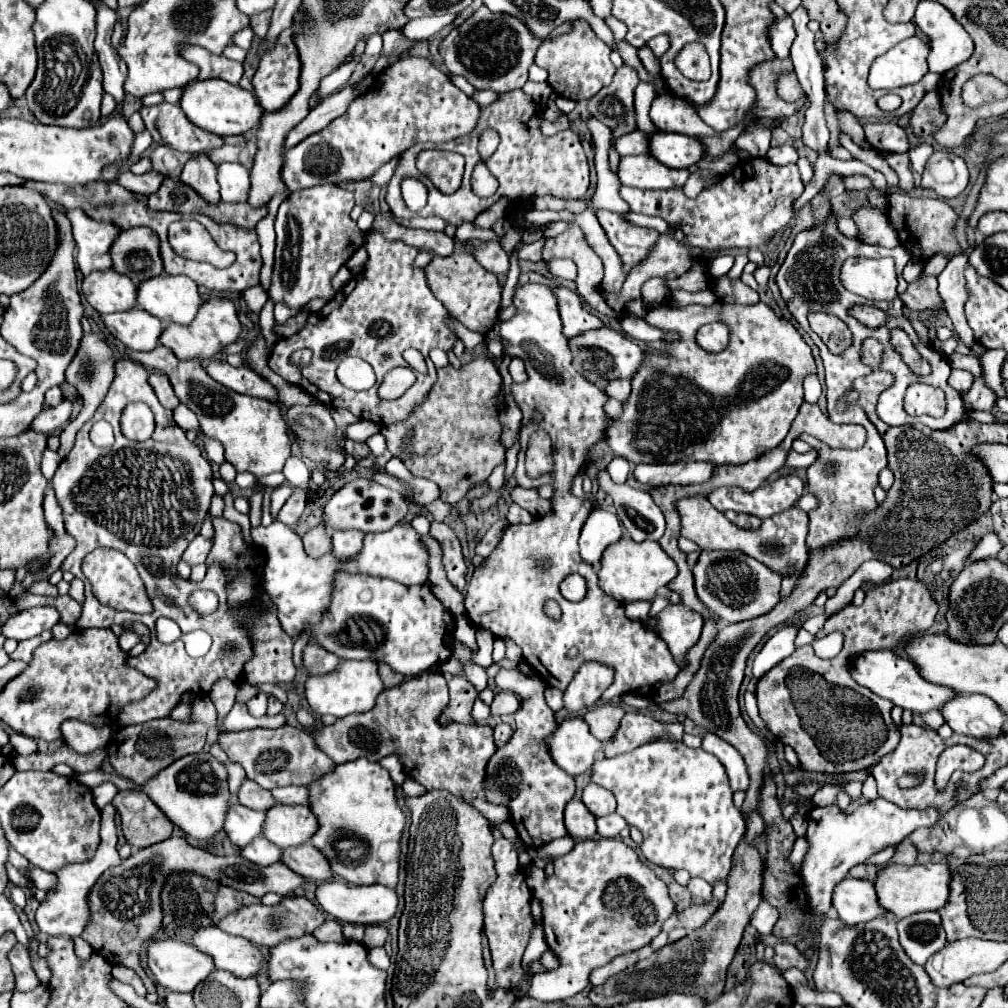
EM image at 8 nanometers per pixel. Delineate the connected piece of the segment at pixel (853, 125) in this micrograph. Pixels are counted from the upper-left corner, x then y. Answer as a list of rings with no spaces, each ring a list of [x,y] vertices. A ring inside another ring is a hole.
[[[839,113],[839,127],[843,133],[851,135],[851,139],[861,145],[863,141],[863,127],[859,125],[859,121],[851,115],[851,113]]]

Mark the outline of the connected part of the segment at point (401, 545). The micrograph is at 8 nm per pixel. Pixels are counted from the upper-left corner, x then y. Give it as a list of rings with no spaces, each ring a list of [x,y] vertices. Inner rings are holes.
[[[397,523],[393,529],[383,533],[367,533],[363,549],[355,557],[343,561],[341,571],[387,577],[403,585],[421,585],[429,577],[429,551],[421,543],[421,537],[411,523]]]

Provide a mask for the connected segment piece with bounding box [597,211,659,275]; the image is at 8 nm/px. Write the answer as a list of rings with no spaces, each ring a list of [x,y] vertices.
[[[597,211],[597,219],[599,219],[601,227],[605,229],[609,243],[619,253],[625,275],[629,275],[629,271],[635,265],[639,265],[647,259],[647,255],[651,253],[651,249],[655,247],[655,243],[659,239],[659,233],[655,229],[635,227],[635,225],[627,223],[623,219],[623,215],[619,215],[619,213]]]

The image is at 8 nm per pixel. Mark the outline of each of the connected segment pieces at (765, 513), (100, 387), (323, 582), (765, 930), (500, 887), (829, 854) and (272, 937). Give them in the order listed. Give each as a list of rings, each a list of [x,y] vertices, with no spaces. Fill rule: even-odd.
[[[787,475],[787,477],[777,477],[775,481],[759,487],[753,493],[743,493],[741,489],[719,487],[707,499],[719,511],[733,509],[739,513],[755,515],[759,519],[767,519],[781,511],[793,509],[799,497],[803,495],[803,489],[805,489],[805,483],[799,477]]]
[[[97,331],[83,333],[83,339],[81,339],[81,343],[79,343],[79,349],[77,349],[71,365],[69,365],[67,371],[65,371],[65,377],[67,377],[65,381],[79,391],[79,395],[81,395],[81,399],[83,399],[83,407],[81,407],[77,419],[73,419],[71,423],[67,423],[67,425],[63,427],[63,431],[61,431],[61,435],[59,435],[59,437],[61,437],[61,447],[59,447],[57,453],[59,453],[61,457],[65,457],[65,455],[73,449],[77,431],[93,417],[93,413],[95,413],[97,407],[101,405],[103,397],[107,395],[109,385],[111,385],[113,379],[115,379],[115,363],[117,363],[115,353],[111,351],[111,347],[107,345],[107,341],[105,341]]]
[[[273,521],[269,527],[253,527],[253,541],[265,551],[267,565],[263,573],[263,587],[269,591],[277,605],[277,617],[281,627],[291,637],[299,635],[303,629],[313,627],[321,621],[323,611],[331,605],[331,595],[335,591],[335,575],[339,573],[339,559],[331,553],[313,559],[303,551],[301,537],[287,525]]]
[[[761,901],[761,905],[757,907],[756,911],[752,915],[752,920],[750,924],[752,927],[763,933],[763,935],[769,935],[773,931],[773,925],[777,923],[777,909],[771,907],[767,901]]]
[[[503,837],[493,843],[497,881],[487,889],[487,895],[483,899],[485,933],[487,933],[491,955],[493,955],[493,967],[497,971],[497,985],[501,989],[515,989],[519,985],[519,981],[523,977],[521,959],[523,959],[525,947],[531,939],[531,931],[537,925],[537,921],[531,915],[531,891],[527,889],[525,873],[517,863],[517,855],[523,847],[525,847],[525,843],[519,837],[515,841],[509,841]]]
[[[877,797],[873,801],[861,803],[855,811],[845,813],[837,805],[813,807],[809,811],[809,829],[807,839],[811,849],[801,865],[801,877],[805,881],[805,893],[809,899],[811,917],[827,915],[831,907],[833,887],[845,879],[851,867],[863,863],[867,857],[879,853],[887,845],[901,843],[907,835],[911,835],[919,827],[931,827],[939,821],[937,809],[899,809],[891,801]]]
[[[287,895],[281,899],[281,903],[267,907],[263,903],[259,905],[249,905],[241,907],[239,911],[227,915],[223,921],[219,921],[219,929],[239,935],[255,945],[265,945],[265,947],[275,947],[287,939],[297,939],[303,935],[311,935],[317,927],[321,927],[327,921],[327,915],[319,909],[319,905],[305,895]]]

